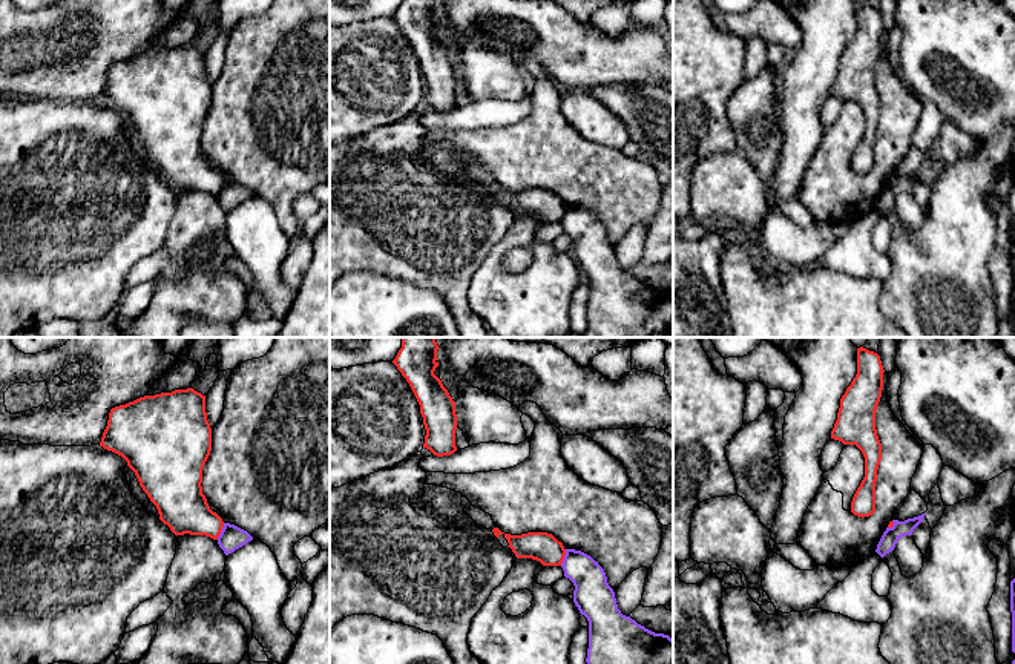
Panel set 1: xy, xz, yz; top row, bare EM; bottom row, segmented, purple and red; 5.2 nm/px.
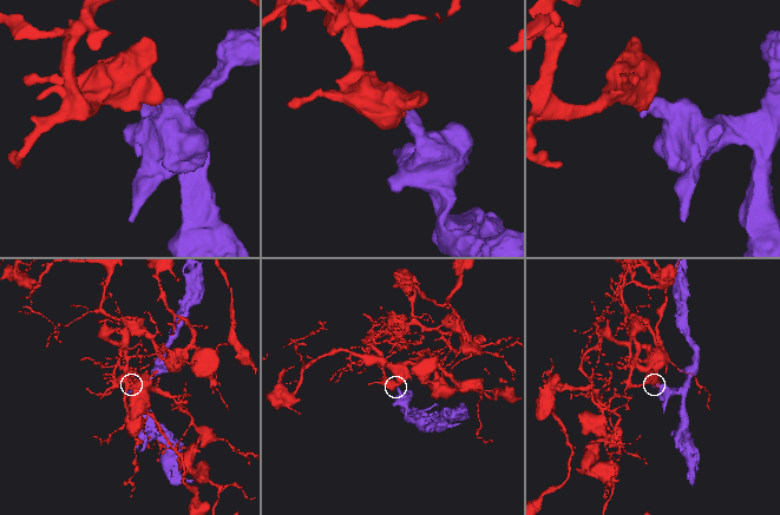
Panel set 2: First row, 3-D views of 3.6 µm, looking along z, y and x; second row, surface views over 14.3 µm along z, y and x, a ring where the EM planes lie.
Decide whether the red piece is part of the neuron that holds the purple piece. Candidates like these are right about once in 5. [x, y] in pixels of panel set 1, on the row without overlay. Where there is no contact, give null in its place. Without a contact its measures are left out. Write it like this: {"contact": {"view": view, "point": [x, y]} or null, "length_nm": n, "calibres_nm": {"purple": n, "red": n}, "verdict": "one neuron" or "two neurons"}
{"contact": {"view": "xy", "point": [221, 187]}, "length_nm": 100, "calibres_nm": {"purple": 130, "red": 260}, "verdict": "two neurons"}

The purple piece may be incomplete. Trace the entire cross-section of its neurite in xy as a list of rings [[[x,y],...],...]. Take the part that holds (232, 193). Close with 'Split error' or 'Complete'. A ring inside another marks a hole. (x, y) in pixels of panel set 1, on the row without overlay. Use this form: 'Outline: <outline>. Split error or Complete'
Outline: [[[224,179],[224,184],[218,193],[218,201],[224,210],[228,212],[251,196],[253,193],[247,187],[230,179]]]. Complete

